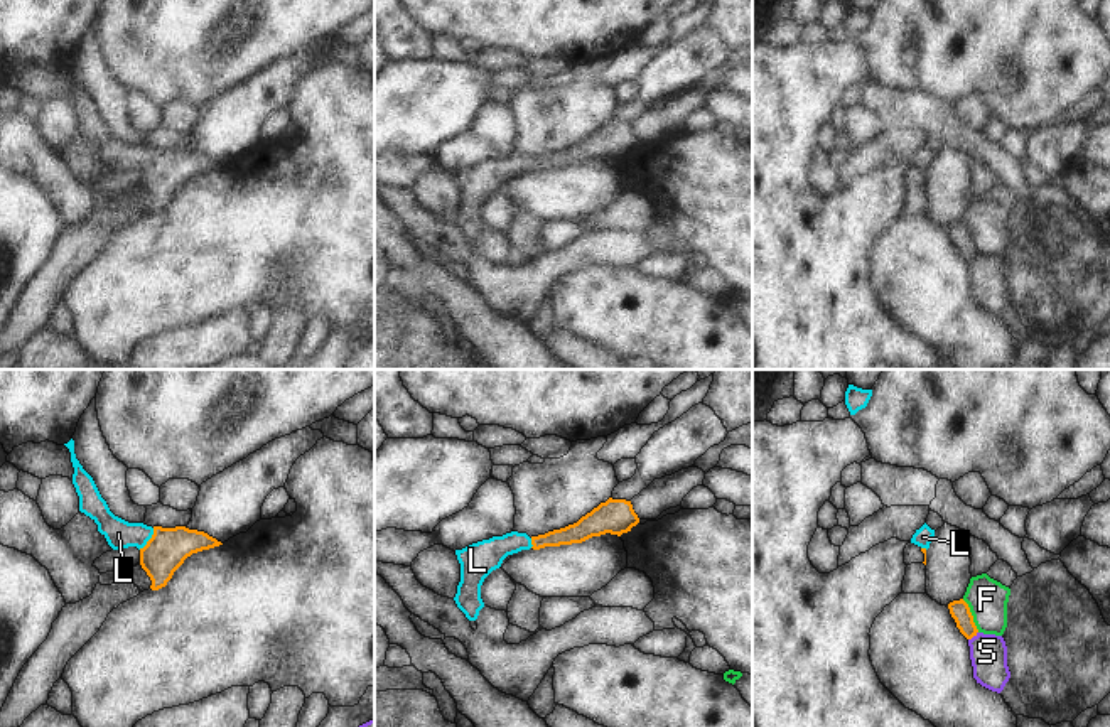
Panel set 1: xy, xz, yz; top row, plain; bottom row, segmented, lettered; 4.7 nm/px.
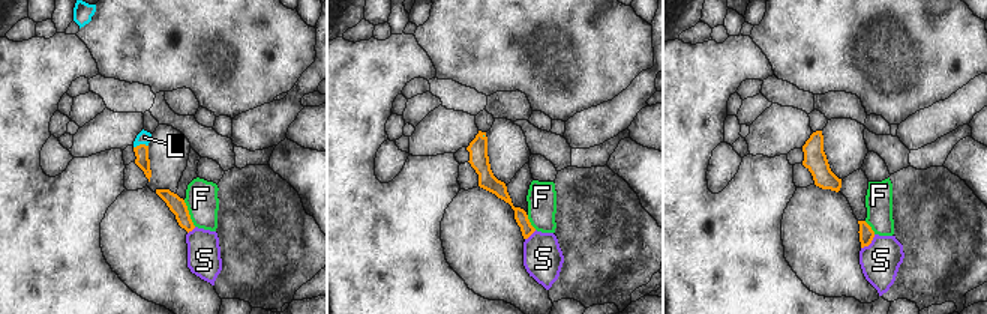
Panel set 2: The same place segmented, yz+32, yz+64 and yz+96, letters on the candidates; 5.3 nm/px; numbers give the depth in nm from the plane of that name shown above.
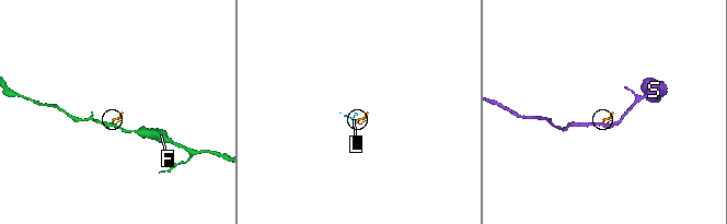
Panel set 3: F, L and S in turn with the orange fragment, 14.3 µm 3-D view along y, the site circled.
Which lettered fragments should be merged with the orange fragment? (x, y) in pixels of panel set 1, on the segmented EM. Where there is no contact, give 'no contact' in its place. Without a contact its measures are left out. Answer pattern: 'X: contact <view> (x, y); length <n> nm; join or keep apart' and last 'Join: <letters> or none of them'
F: contact yz (972, 616); length 180 nm; keep apart
L: contact xy (149, 540); length 130 nm; join
S: contact yz (972, 636); length 60 nm; keep apart
Join: L

